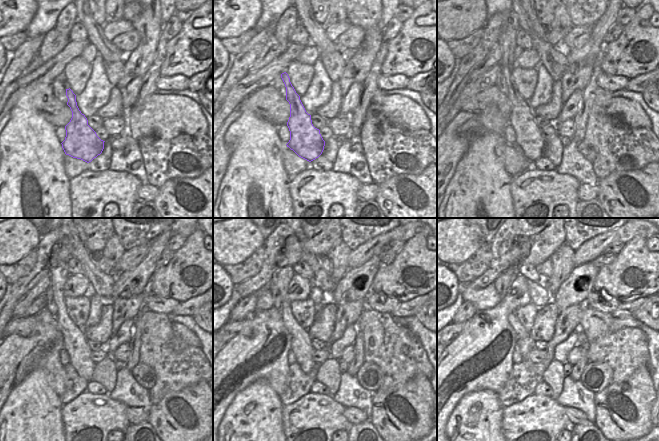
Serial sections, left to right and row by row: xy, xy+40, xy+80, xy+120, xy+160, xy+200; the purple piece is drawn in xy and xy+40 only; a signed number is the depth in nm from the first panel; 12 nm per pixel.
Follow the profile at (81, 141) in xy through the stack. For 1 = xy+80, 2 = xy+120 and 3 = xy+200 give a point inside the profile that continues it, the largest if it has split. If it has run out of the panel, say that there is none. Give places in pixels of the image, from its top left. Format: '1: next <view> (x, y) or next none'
1: next xy+80 (528, 135)
2: next xy+120 (75, 342)
3: next xy+200 (525, 343)

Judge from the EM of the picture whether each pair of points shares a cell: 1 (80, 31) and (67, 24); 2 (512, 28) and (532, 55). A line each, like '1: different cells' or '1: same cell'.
1: different cells
2: different cells

